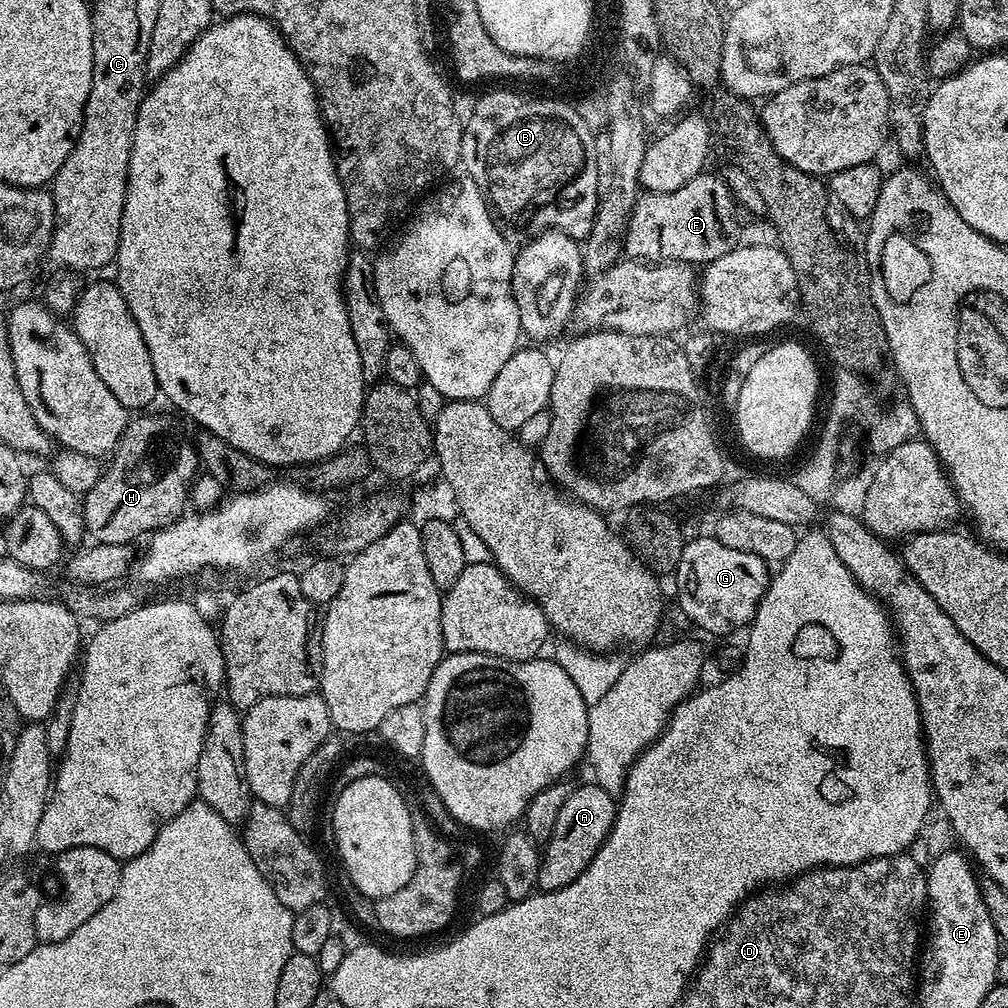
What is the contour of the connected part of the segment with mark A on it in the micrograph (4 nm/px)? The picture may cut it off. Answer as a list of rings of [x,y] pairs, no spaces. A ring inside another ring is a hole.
[[[588,782],[581,788],[573,787],[570,798],[566,798],[558,814],[558,822],[554,822],[554,830],[550,834],[548,843],[542,848],[542,859],[536,880],[539,891],[562,890],[570,886],[570,882],[574,882],[574,878],[578,878],[582,870],[590,866],[594,854],[598,854],[598,850],[606,842],[614,826],[617,807],[614,796],[595,782]]]

